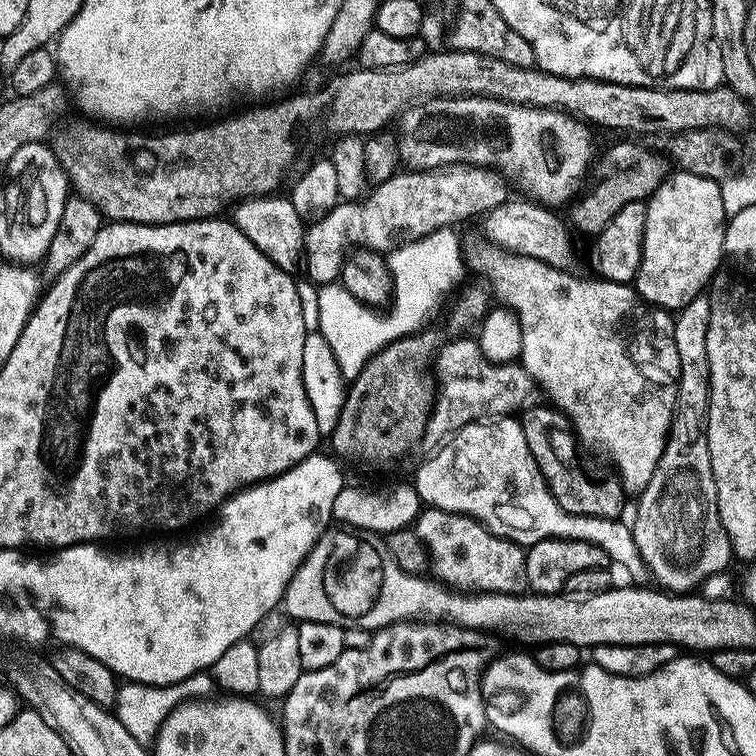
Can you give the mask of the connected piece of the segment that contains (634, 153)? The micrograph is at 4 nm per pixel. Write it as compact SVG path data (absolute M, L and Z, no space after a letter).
M624 138L621 144L616 144L613 148L608 148L602 155L595 161L594 176L596 172L596 181L592 184L592 189L588 193L585 191L571 205L572 220L570 216L570 224L573 229L582 232L592 232L591 234L599 234L609 222L614 218L614 214L618 214L618 210L622 210L622 206L627 206L629 202L638 202L639 200L647 201L648 197L654 194L654 190L658 190L658 186L662 186L664 179L670 175L670 164L663 156L659 156L652 148L647 148L644 144L635 144L635 139Z

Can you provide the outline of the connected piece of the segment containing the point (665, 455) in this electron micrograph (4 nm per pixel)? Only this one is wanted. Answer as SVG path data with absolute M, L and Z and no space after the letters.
M701 294L695 296L689 304L675 313L674 319L674 346L678 346L678 370L680 379L678 380L678 394L676 395L676 413L672 416L672 425L668 431L668 441L662 450L662 458L658 458L658 466L654 466L654 474L650 482L646 482L646 490L638 493L640 500L636 504L636 517L630 520L631 530L634 542L637 543L638 554L641 555L642 562L648 567L648 575L661 589L667 590L673 594L688 594L693 590L699 589L709 576L715 576L718 572L723 572L729 567L728 563L733 563L734 557L731 551L723 550L718 556L718 562L705 562L708 556L708 548L712 538L711 532L716 528L716 523L720 521L718 514L718 490L714 486L714 470L710 466L710 446L708 445L708 407L710 406L710 358L706 356L706 330L710 330L710 302L707 295Z

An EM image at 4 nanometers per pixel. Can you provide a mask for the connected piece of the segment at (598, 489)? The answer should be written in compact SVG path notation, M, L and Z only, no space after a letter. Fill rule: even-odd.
M532 408L528 412L528 417L523 417L522 423L526 442L530 446L530 454L534 454L534 462L538 462L538 470L542 470L544 481L548 483L548 488L554 494L558 506L574 515L596 515L598 518L617 518L624 508L626 493L619 479L615 475L609 474L601 480L591 480L580 468L571 468L566 461L560 457L560 452L556 449L554 441L548 437L548 431L552 424L548 419L554 416L553 409ZM536 420L544 420L539 424Z

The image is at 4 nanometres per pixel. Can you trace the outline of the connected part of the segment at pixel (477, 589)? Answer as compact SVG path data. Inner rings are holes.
M428 506L416 517L414 530L429 554L431 575L448 588L464 594L520 594L528 588L525 549L512 540L495 536L473 516Z

